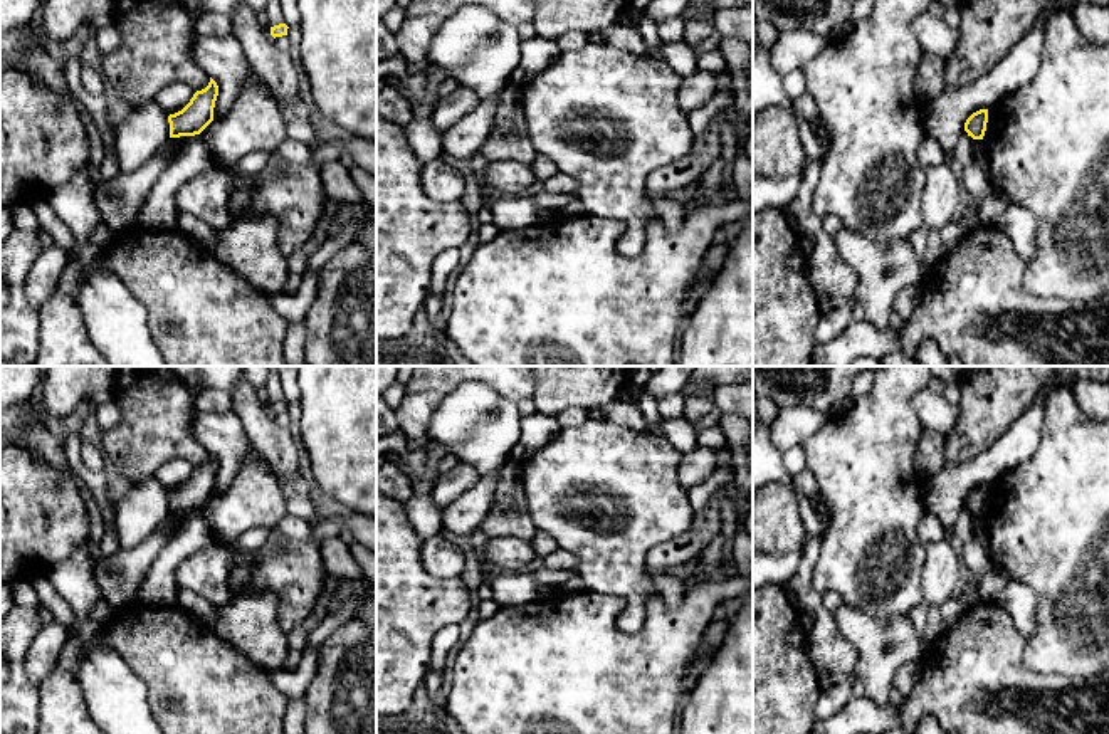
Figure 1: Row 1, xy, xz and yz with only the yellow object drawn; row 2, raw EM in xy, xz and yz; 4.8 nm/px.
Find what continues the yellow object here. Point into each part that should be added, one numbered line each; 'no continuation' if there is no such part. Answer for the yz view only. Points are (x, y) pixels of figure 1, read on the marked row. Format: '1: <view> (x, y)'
no continuation

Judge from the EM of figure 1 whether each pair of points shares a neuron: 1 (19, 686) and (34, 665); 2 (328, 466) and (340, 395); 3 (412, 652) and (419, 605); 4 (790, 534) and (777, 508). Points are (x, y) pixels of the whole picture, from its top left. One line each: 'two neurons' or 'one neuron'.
1: two neurons
2: one neuron
3: one neuron
4: one neuron

